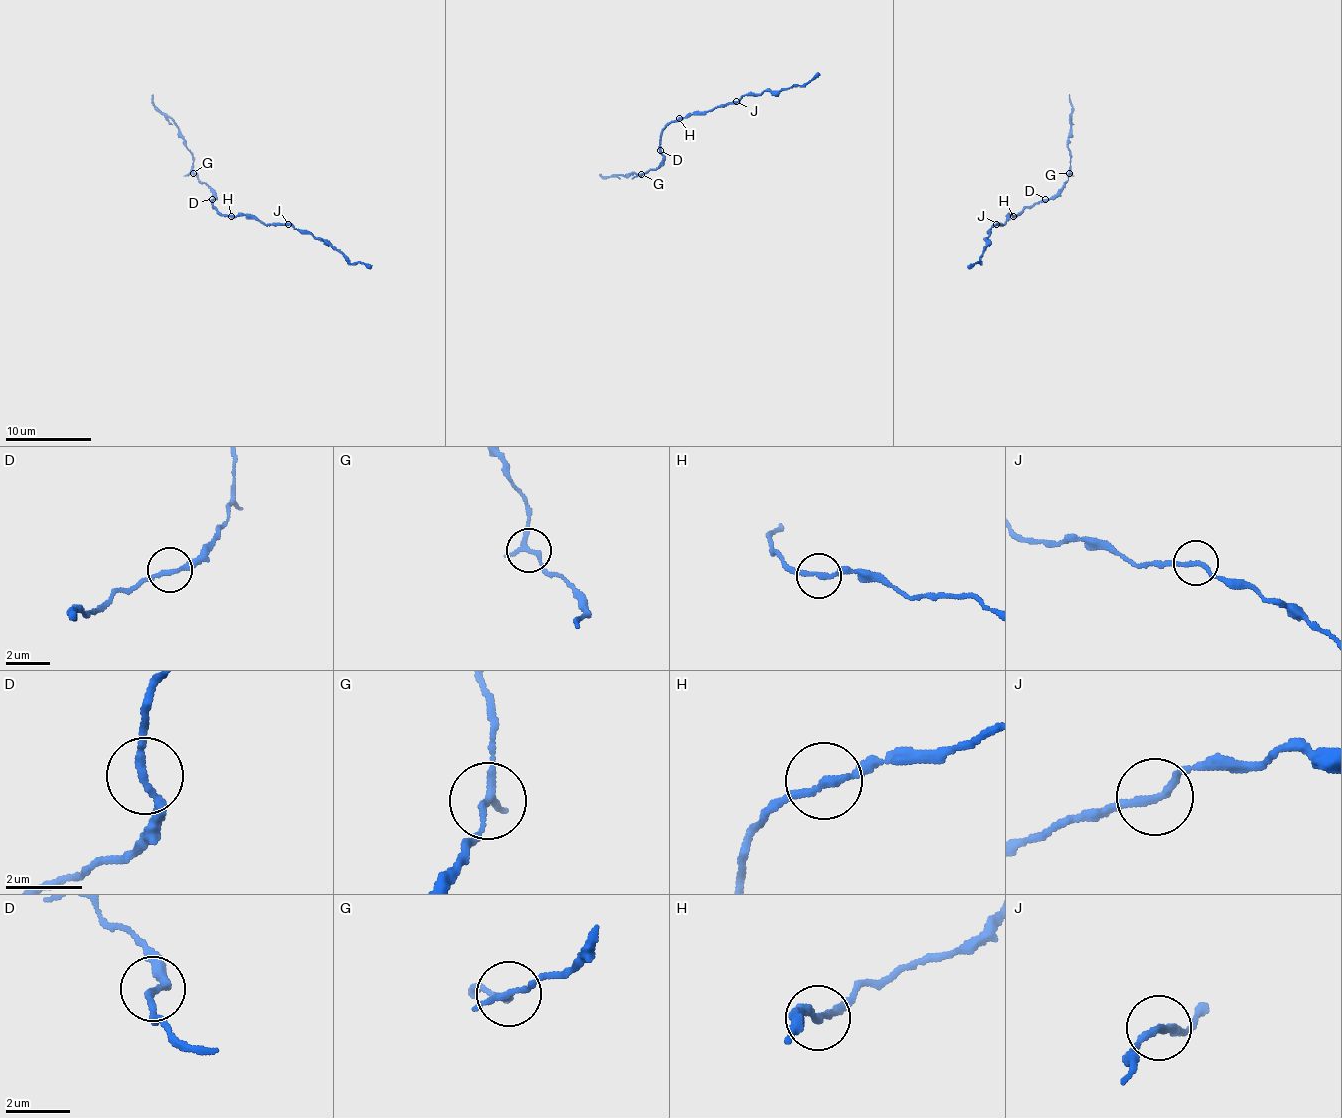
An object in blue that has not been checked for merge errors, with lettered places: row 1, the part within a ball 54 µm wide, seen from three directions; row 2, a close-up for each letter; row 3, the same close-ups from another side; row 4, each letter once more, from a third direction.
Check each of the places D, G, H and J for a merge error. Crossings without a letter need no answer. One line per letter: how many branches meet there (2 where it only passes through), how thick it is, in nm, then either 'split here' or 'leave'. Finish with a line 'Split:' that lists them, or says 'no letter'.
D: 2 branches meet; 190 nm thick; leave
G: 2 branches meet; 200 nm thick; split here
H: 2 branches meet; 200 nm thick; leave
J: 2 branches meet; 200 nm thick; leave
Split: G

